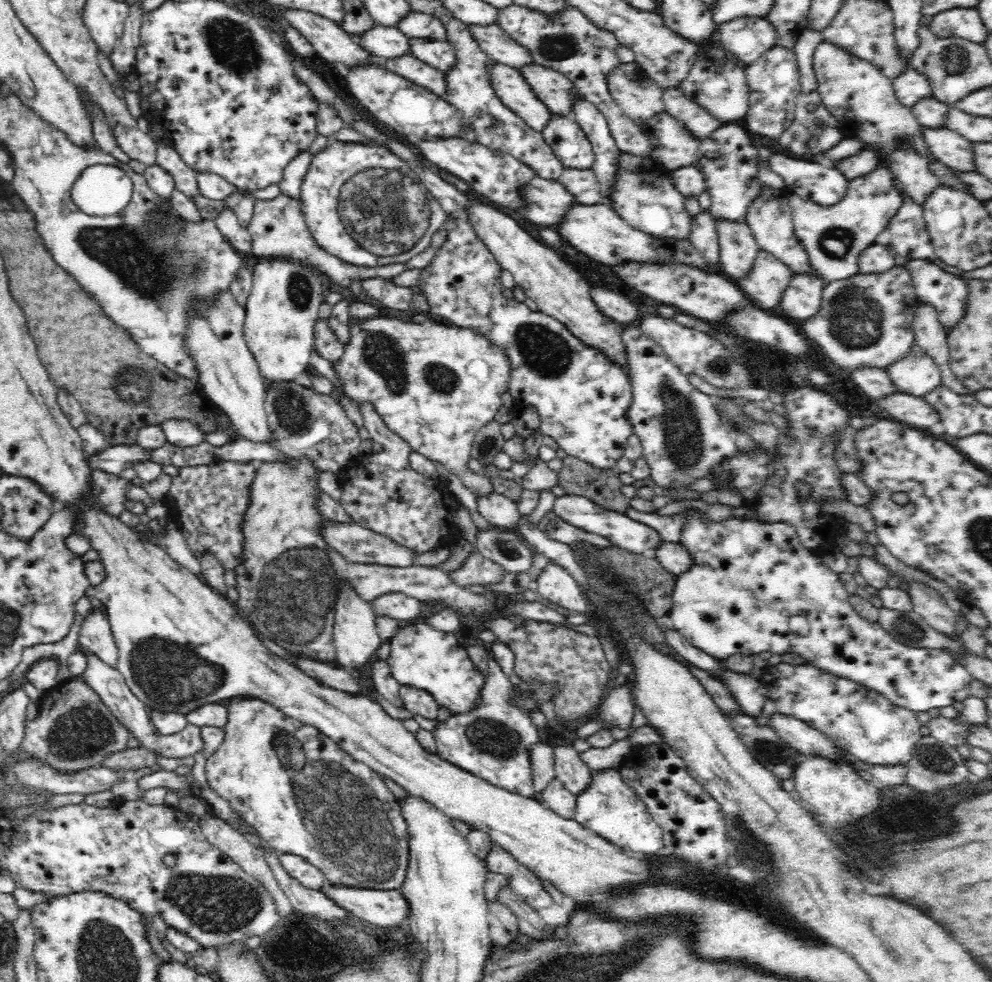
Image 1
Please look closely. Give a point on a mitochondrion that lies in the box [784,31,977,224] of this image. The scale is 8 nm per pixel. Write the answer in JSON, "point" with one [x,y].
{"point":[954,59]}

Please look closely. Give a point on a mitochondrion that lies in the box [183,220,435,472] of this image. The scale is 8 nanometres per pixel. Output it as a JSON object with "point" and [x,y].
{"point":[383,352]}

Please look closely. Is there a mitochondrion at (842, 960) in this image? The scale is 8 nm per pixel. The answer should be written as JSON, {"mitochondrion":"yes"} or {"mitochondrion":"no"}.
{"mitochondrion":"no"}

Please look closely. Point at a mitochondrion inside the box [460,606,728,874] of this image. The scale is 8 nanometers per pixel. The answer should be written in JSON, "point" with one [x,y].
{"point":[490,736]}

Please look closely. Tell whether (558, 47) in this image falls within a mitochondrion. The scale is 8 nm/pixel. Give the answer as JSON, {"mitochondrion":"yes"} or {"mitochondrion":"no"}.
{"mitochondrion":"yes"}

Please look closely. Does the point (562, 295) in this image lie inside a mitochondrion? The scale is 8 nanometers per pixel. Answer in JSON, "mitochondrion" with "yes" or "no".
{"mitochondrion":"no"}

